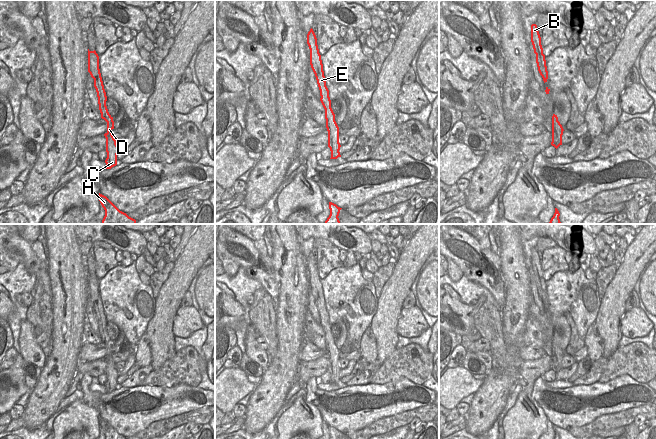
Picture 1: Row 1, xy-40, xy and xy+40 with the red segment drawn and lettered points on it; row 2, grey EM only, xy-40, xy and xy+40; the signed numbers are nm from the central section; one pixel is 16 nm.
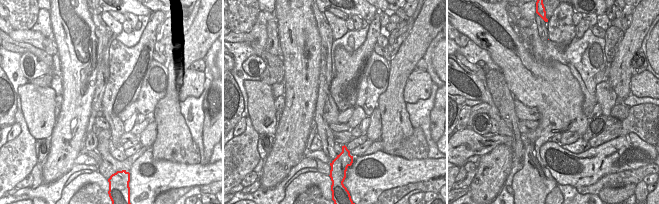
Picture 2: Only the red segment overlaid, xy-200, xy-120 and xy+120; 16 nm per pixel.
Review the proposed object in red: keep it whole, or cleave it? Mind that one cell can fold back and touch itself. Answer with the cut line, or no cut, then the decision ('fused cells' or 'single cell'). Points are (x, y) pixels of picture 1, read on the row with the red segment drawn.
no cut; single cell

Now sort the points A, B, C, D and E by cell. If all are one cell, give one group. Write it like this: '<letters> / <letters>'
A B C D E

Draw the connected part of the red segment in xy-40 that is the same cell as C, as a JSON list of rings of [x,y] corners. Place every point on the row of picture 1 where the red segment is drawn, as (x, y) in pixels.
[[[88,49],[88,72],[94,79],[94,87],[97,92],[101,118],[107,122],[107,132],[104,134],[106,138],[107,152],[105,163],[106,169],[111,169],[112,167],[117,165],[118,146],[116,144],[116,140],[112,135],[112,130],[114,129],[114,121],[113,117],[109,114],[106,106],[107,96],[99,69],[99,56],[95,50],[90,51]]]

